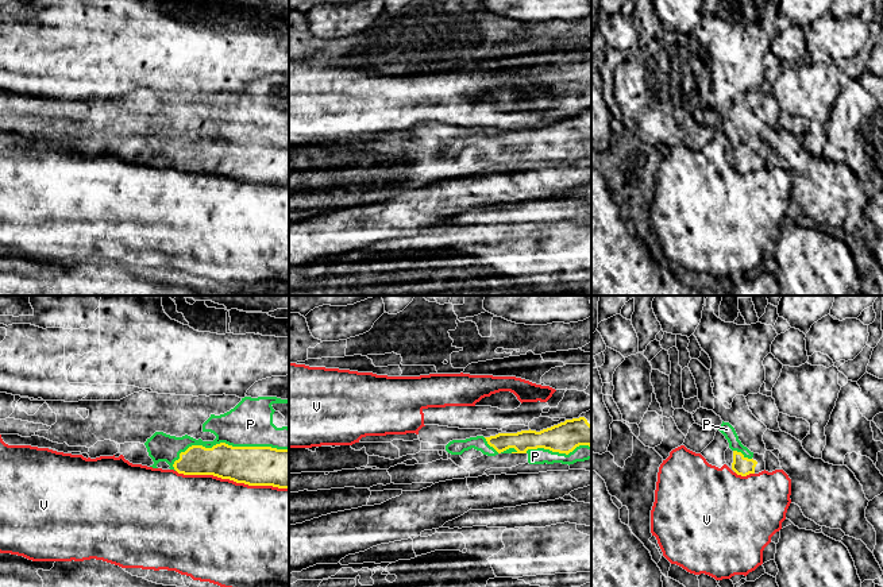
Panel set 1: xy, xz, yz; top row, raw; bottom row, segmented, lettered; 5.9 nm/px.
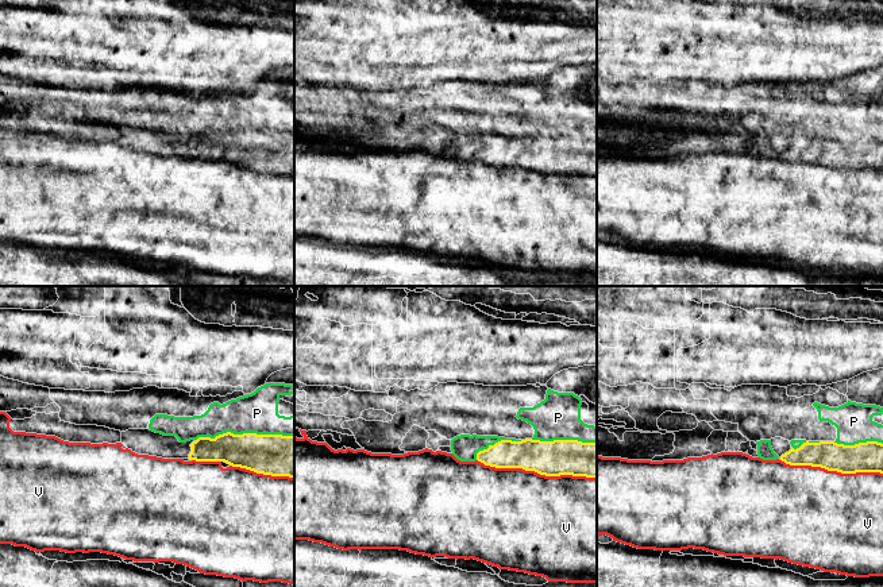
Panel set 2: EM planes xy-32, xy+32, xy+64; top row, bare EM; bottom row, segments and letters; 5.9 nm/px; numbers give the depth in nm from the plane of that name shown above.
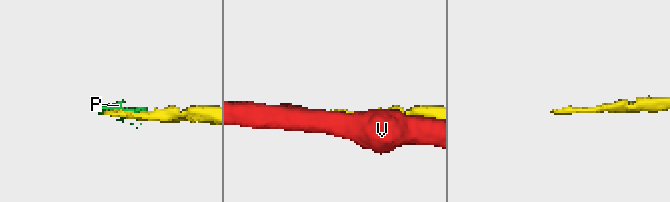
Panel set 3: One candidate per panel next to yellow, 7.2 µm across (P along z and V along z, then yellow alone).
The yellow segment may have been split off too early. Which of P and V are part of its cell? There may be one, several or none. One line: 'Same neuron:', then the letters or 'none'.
Same neuron: P

